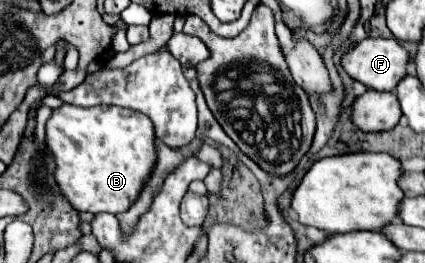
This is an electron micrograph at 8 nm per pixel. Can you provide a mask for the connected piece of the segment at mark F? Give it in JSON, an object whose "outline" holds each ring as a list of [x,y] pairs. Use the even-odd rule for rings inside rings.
{"outline":[[[365,38],[365,40],[349,46],[349,50],[341,58],[341,66],[353,80],[359,80],[361,84],[365,84],[371,90],[393,92],[393,88],[397,86],[397,80],[401,80],[401,76],[405,76],[407,60],[409,60],[409,54],[397,40]]]}

